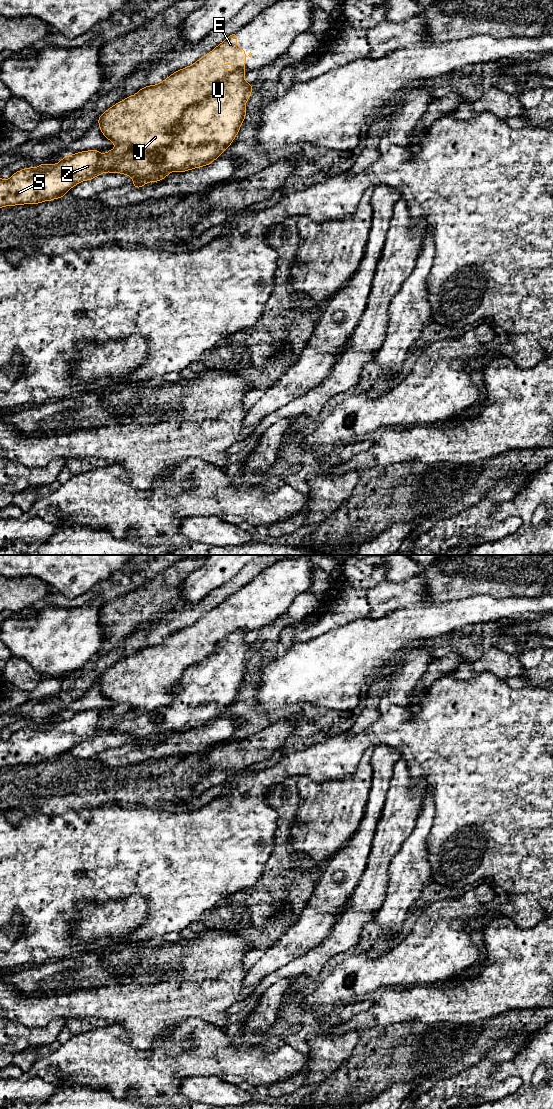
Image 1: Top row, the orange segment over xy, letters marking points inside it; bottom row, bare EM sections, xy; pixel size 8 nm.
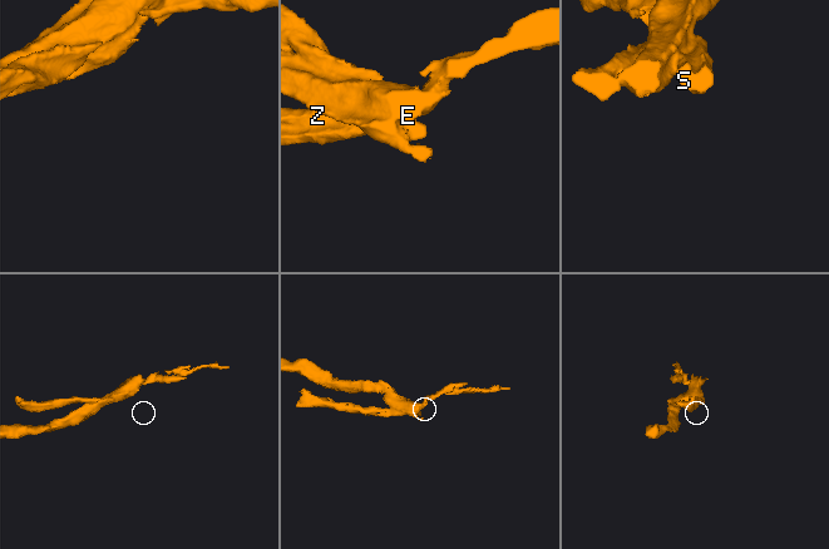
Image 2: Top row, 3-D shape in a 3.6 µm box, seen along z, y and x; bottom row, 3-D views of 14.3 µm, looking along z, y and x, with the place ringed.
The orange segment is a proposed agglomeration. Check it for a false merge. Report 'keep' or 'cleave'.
cleave

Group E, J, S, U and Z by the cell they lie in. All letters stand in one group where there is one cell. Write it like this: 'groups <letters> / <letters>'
groups E J / S U Z

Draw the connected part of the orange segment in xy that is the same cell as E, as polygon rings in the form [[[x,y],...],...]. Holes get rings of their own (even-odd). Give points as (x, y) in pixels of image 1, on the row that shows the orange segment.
[[[234,32],[192,65],[175,71],[161,83],[141,88],[136,94],[107,109],[97,120],[100,131],[116,148],[122,144],[131,146],[131,150],[122,155],[124,158],[133,158],[157,147],[167,146],[175,139],[175,127],[185,110],[215,93],[219,83],[229,74],[243,70],[247,61],[245,49],[237,47],[237,32]],[[215,57],[224,64],[231,64],[234,71],[217,65]]]

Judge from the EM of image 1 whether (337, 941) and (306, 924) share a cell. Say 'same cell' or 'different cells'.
different cells

